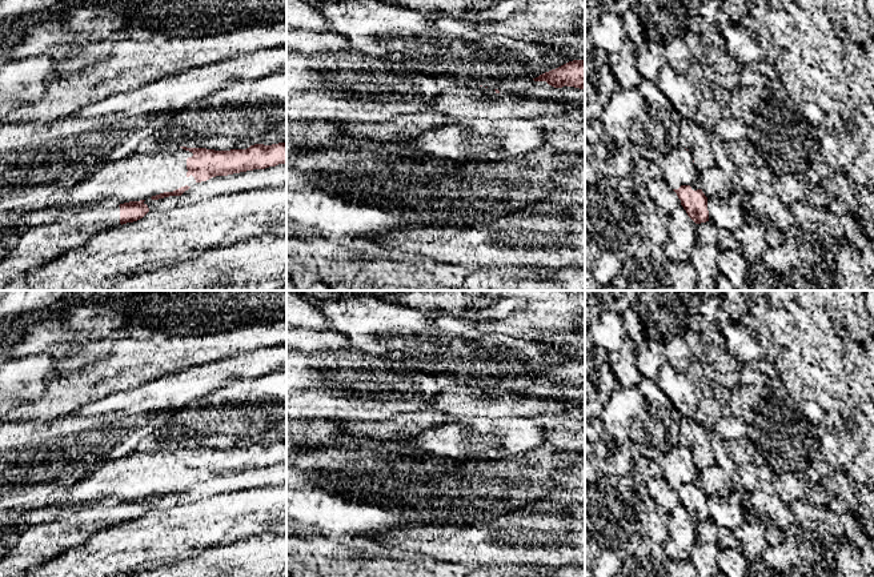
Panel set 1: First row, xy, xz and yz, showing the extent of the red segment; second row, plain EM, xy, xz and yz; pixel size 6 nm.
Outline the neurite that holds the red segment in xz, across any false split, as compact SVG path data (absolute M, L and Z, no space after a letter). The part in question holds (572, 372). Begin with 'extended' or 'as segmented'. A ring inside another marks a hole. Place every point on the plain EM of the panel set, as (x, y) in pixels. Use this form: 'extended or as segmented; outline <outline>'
as segmented; outline M585 356L582 358L569 360L556 368L545 370L534 380L546 380L554 386L574 385L585 388Z

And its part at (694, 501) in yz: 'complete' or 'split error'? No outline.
split error

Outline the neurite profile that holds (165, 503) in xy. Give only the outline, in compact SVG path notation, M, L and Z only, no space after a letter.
M286 461L265 468L216 474L197 481L181 494L169 494L159 498L147 497L144 502L148 504L149 510L168 510L187 502L208 500L221 493L264 489L277 484L286 484Z

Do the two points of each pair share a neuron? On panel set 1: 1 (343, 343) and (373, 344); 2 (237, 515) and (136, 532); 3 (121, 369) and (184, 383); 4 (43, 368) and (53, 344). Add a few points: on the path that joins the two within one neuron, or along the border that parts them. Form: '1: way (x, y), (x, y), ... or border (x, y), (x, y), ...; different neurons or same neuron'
1: border (327, 327), (344, 333), (352, 347); different neurons
2: way (212, 523), (193, 527), (184, 532), (161, 532); same neuron
3: border (185, 367), (127, 389); different neurons
4: border (21, 356), (48, 353), (55, 360); different neurons

